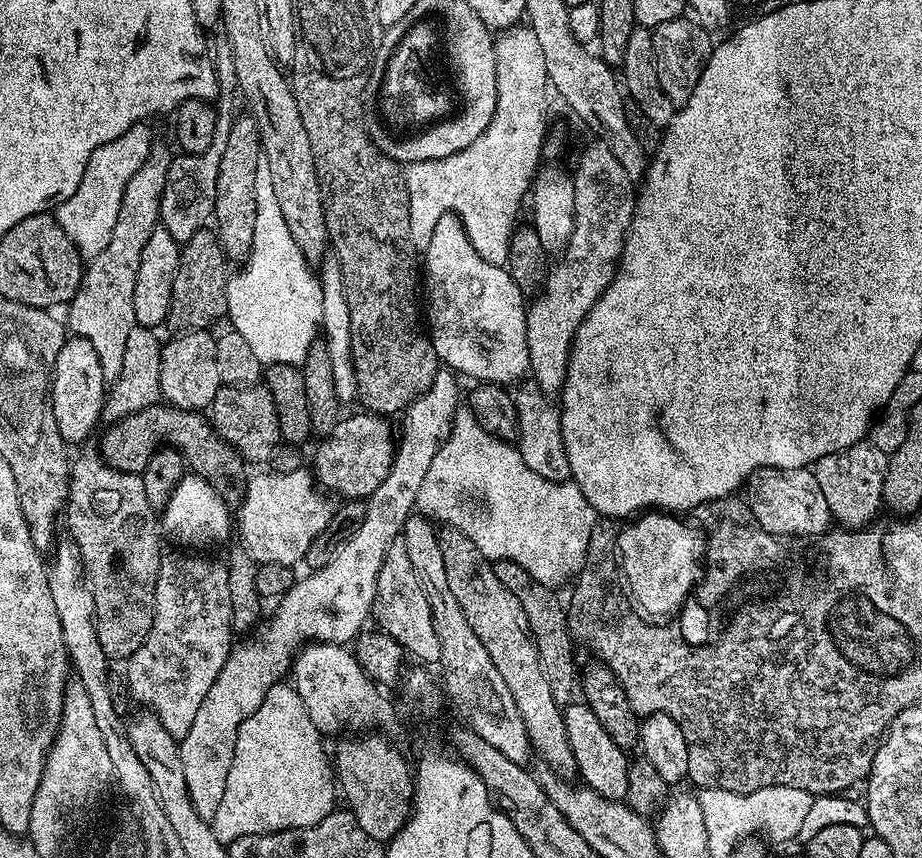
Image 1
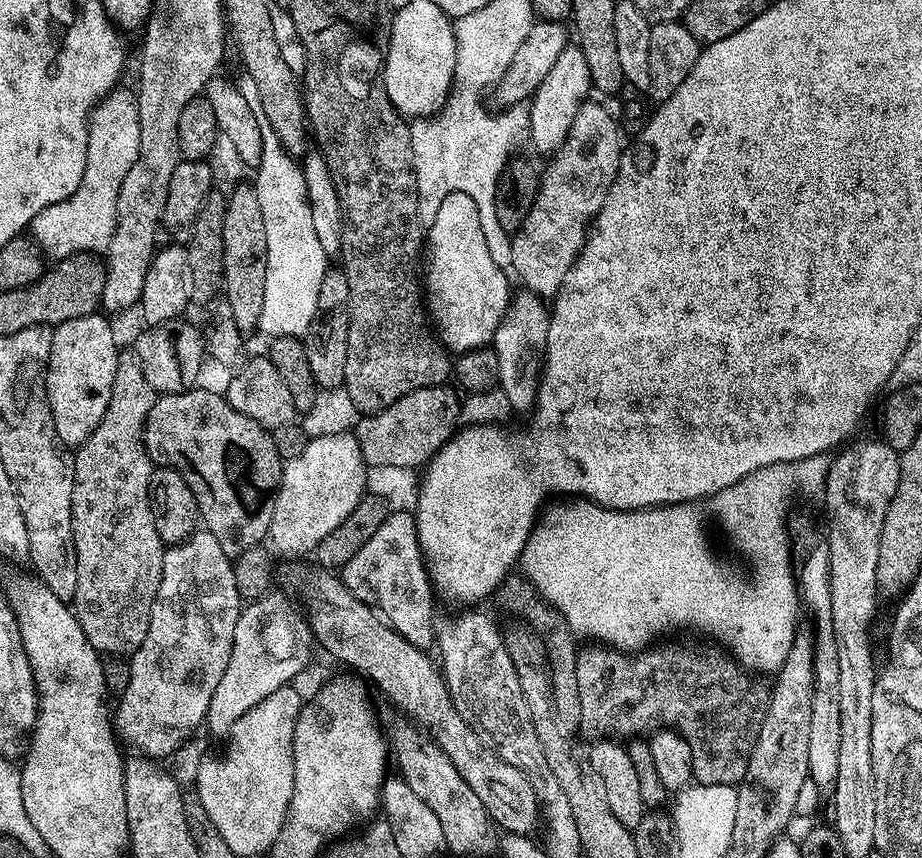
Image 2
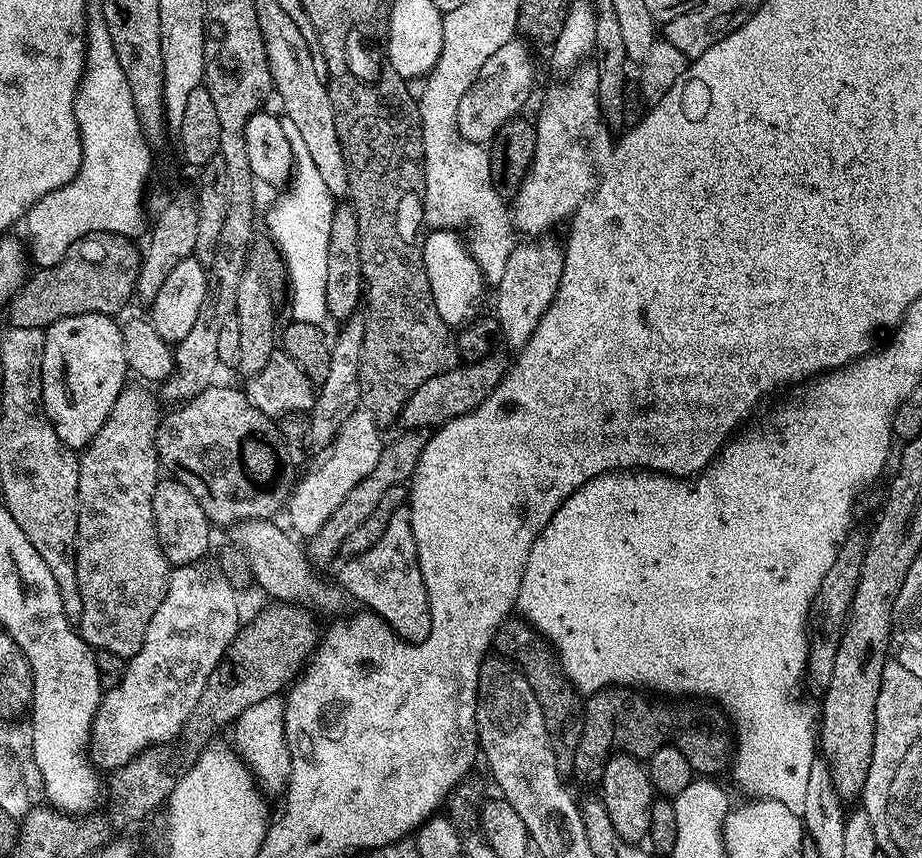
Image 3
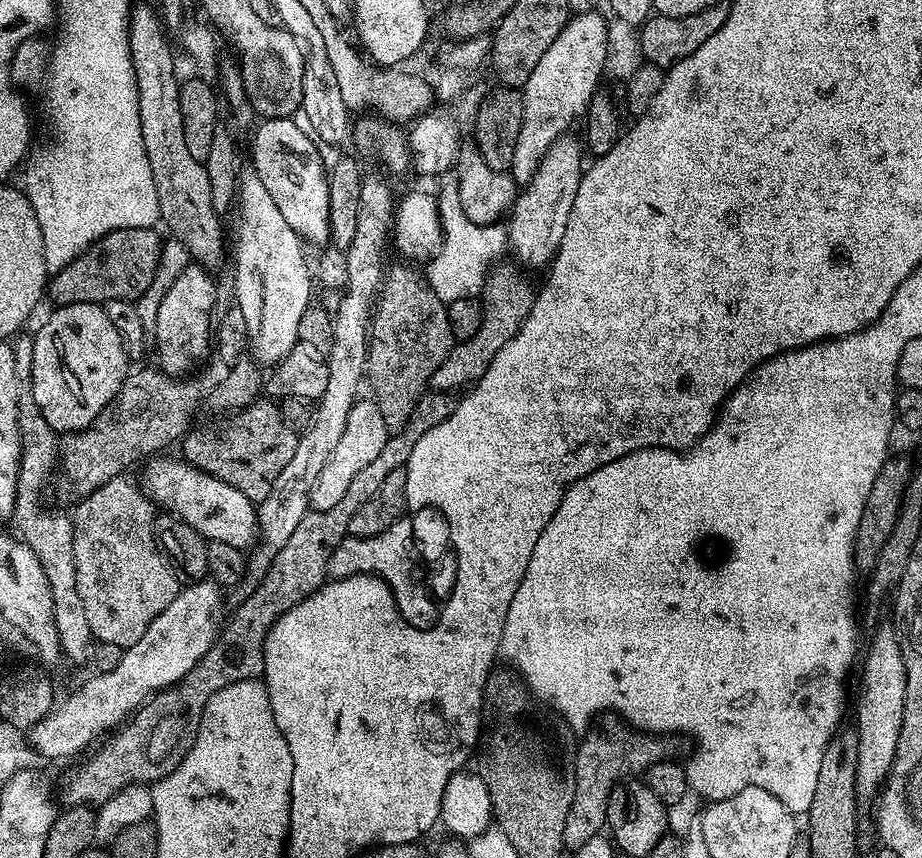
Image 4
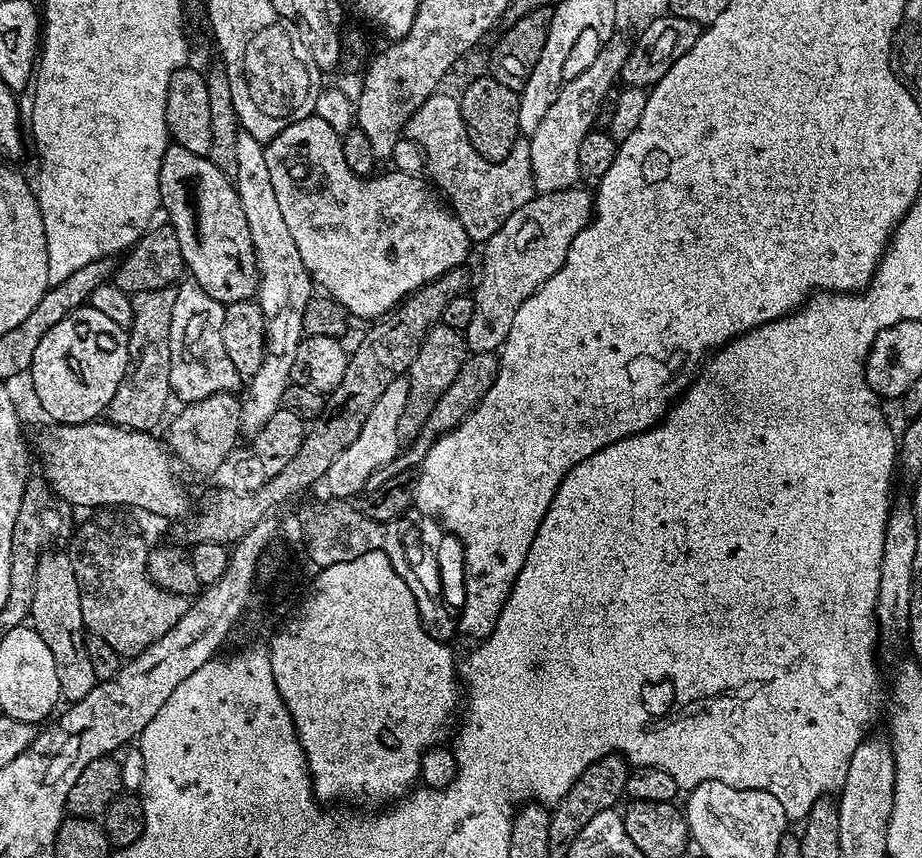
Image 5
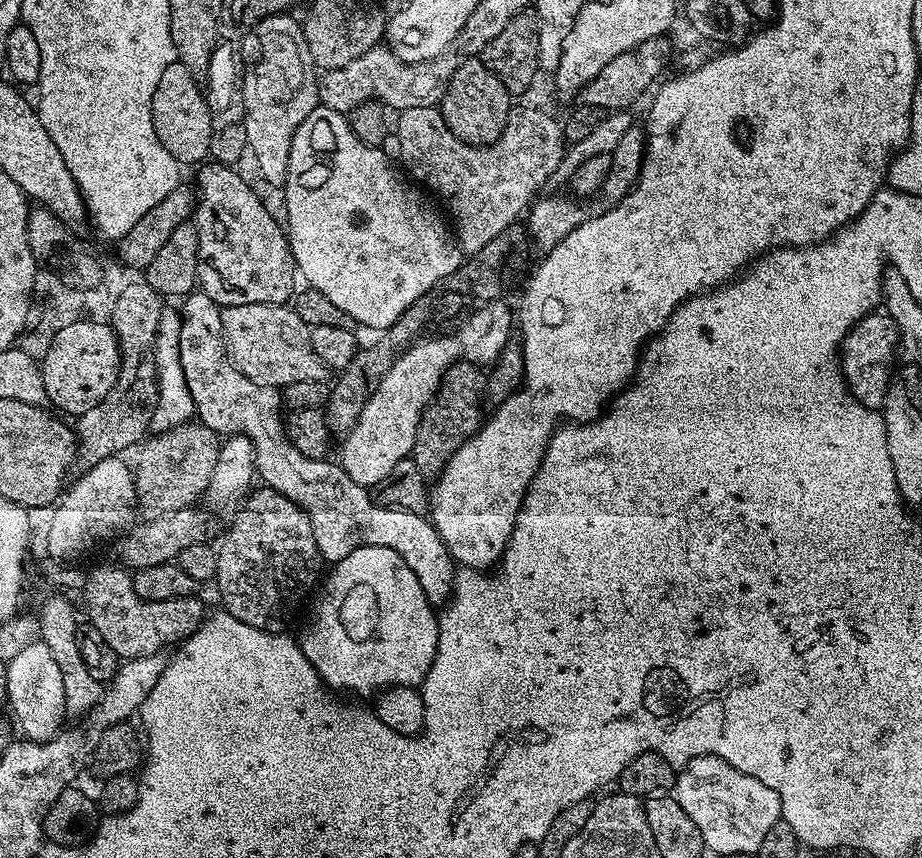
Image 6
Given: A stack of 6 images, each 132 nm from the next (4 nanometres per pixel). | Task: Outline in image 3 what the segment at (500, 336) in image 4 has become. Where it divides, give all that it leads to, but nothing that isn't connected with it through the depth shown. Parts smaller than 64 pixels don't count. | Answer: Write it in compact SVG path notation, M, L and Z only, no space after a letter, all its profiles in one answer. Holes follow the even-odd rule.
M493 354L481 360L461 363L451 368L449 372L439 372L434 378L422 382L422 386L418 386L414 394L410 394L399 414L399 419L404 420L403 427L408 430L432 430L447 420L473 412L499 386L509 367L510 360L499 354Z

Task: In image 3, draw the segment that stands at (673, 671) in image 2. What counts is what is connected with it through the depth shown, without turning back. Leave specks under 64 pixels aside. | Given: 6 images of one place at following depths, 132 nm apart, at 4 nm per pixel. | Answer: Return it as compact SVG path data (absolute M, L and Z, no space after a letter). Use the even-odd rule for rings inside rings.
M613 686L604 688L598 693L589 695L584 706L584 725L582 734L574 745L572 754L572 768L584 780L599 781L600 775L604 772L606 762L617 750L623 749L627 755L637 758L647 758L656 753L659 748L664 747L673 739L672 728L680 731L680 740L678 746L686 755L688 761L692 763L693 769L697 773L704 774L707 768L713 768L716 772L727 773L729 771L732 759L728 757L728 732L724 732L724 720L716 716L716 712L708 712L708 708L700 708L700 724L696 728L690 727L690 722L686 719L685 713L676 708L668 709L664 704L651 704L644 700L645 693L634 688L622 688Z

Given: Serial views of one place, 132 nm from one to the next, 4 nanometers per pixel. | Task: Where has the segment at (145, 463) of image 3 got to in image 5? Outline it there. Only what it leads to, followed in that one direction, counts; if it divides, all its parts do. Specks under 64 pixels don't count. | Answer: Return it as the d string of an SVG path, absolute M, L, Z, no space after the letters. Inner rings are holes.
M96 520L78 528L75 529L76 552L71 553L71 558L82 598L85 629L98 634L98 638L103 638L108 645L114 646L114 650L121 658L136 656L142 650L146 650L146 646L158 642L158 638L162 638L162 634L166 634L166 630L170 630L170 626L177 624L178 618L186 614L190 606L189 597L170 594L170 590L162 590L148 577L146 562L150 544L138 533L131 532L120 524L99 524Z

